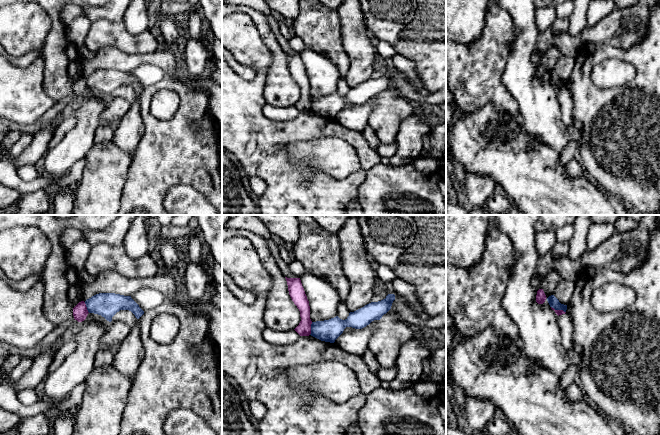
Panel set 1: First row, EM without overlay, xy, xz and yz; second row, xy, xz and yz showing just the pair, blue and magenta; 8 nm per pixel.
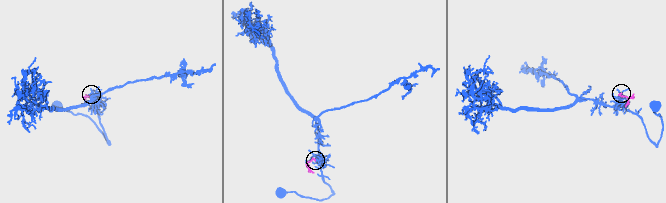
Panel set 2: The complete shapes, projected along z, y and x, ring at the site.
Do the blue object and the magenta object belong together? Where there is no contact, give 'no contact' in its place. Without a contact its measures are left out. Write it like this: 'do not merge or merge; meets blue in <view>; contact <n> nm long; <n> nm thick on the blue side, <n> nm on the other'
do not merge; meets blue in xz; contact 110 nm long; 180 nm thick on the blue side, 110 nm on the other

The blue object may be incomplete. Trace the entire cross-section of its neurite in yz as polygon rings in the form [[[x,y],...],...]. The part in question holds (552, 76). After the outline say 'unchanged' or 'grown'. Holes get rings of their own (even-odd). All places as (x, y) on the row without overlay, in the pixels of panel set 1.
[[[554,71],[549,72],[547,74],[547,77],[550,83],[554,84],[555,86],[563,86],[564,88],[566,88],[567,81],[561,80]]]; unchanged

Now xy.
[[[99,69],[85,77],[89,89],[101,91],[111,98],[112,93],[120,86],[131,87],[139,95],[144,87],[131,74],[115,69]]]; unchanged

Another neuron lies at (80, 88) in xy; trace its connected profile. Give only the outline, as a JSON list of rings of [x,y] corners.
[[[84,77],[79,78],[74,84],[73,84],[73,92],[74,95],[78,98],[82,98],[86,95],[88,91],[88,86],[86,83],[86,80]]]

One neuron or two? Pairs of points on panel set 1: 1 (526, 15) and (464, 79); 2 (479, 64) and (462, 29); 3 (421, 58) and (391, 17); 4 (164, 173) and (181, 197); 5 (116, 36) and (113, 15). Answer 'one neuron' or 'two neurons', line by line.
1: two neurons
2: two neurons
3: one neuron
4: two neurons
5: two neurons

